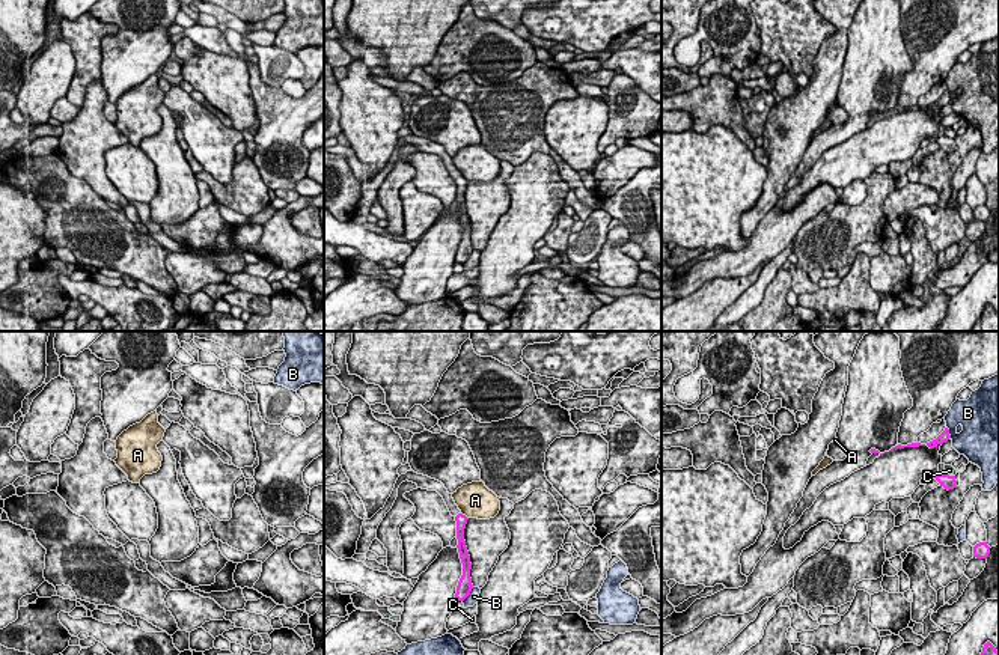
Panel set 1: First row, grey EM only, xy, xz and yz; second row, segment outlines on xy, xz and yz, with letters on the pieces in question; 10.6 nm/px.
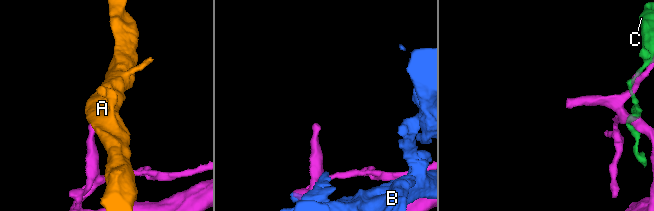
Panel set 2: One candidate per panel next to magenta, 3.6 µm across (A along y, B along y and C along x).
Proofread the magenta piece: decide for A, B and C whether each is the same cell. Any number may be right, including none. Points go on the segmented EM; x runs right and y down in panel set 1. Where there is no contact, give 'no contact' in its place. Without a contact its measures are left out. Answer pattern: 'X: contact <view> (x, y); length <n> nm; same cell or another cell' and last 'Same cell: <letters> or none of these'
A: contact xz (464, 515); length 110 nm; another cell
B: contact xz (469, 594); length 200 nm; another cell
C: contact yz (948, 475); length 130 nm; another cell
Same cell: none of these

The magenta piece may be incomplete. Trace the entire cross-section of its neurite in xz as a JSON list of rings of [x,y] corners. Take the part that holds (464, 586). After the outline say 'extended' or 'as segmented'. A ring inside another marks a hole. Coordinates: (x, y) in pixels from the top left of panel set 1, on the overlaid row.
[[[413,470],[407,471],[405,474],[401,474],[396,480],[395,488],[393,488],[390,497],[387,498],[384,507],[380,509],[371,519],[366,518],[363,521],[362,535],[357,541],[356,554],[366,554],[369,551],[372,541],[377,538],[377,529],[378,529],[380,522],[383,521],[386,513],[392,509],[392,506],[398,497],[398,488],[405,480],[416,483],[417,488],[428,489],[428,491],[437,491],[443,497],[451,515],[457,521],[457,539],[458,539],[457,548],[458,548],[460,559],[463,563],[463,575],[457,586],[455,599],[464,601],[473,589],[472,578],[470,578],[472,563],[470,563],[470,556],[469,556],[466,541],[464,541],[464,529],[466,529],[469,518],[461,513],[461,510],[458,509],[458,506],[455,504],[455,501],[452,498],[452,494],[448,492],[445,485],[435,479],[431,479],[423,474],[417,474]]]; extended

